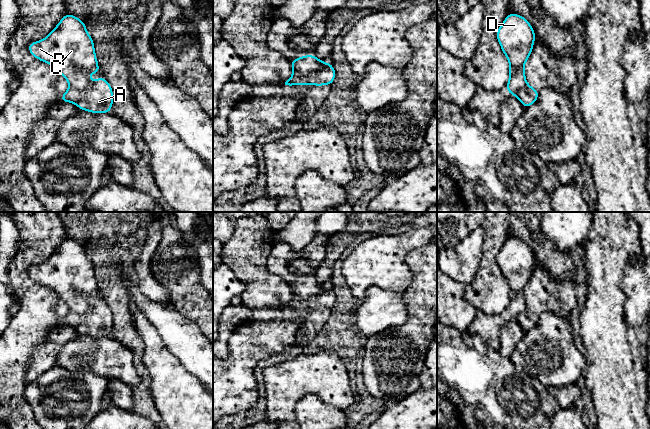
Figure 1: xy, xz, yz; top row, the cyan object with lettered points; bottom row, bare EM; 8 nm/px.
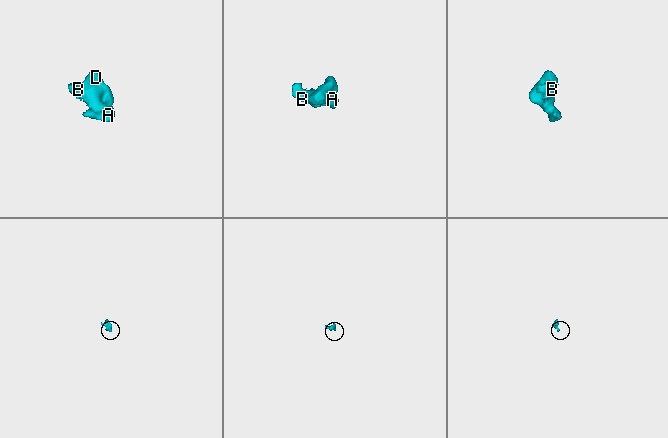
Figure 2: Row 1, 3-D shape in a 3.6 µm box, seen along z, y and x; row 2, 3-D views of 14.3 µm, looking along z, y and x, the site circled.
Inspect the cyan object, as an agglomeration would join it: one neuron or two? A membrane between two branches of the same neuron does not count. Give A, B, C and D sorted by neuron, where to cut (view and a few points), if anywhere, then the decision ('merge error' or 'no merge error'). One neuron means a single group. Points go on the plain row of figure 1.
groups A / B C D; cut xz (327, 287), (322, 292), (306, 298), (294, 295); merge error

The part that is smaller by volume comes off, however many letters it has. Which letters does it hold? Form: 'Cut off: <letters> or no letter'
Cut off: A

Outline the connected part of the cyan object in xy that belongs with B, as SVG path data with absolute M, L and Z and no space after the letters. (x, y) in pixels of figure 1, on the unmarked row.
M66 237L44 263L31 266L28 273L33 281L53 290L78 314L94 307L89 303L90 297L100 297L86 248L73 238Z

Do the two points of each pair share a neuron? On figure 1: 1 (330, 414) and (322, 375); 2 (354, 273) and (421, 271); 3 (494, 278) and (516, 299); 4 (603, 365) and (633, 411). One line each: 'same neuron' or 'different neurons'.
1: different neurons
2: different neurons
3: different neurons
4: same neuron

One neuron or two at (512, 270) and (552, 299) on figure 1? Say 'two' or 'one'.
two

